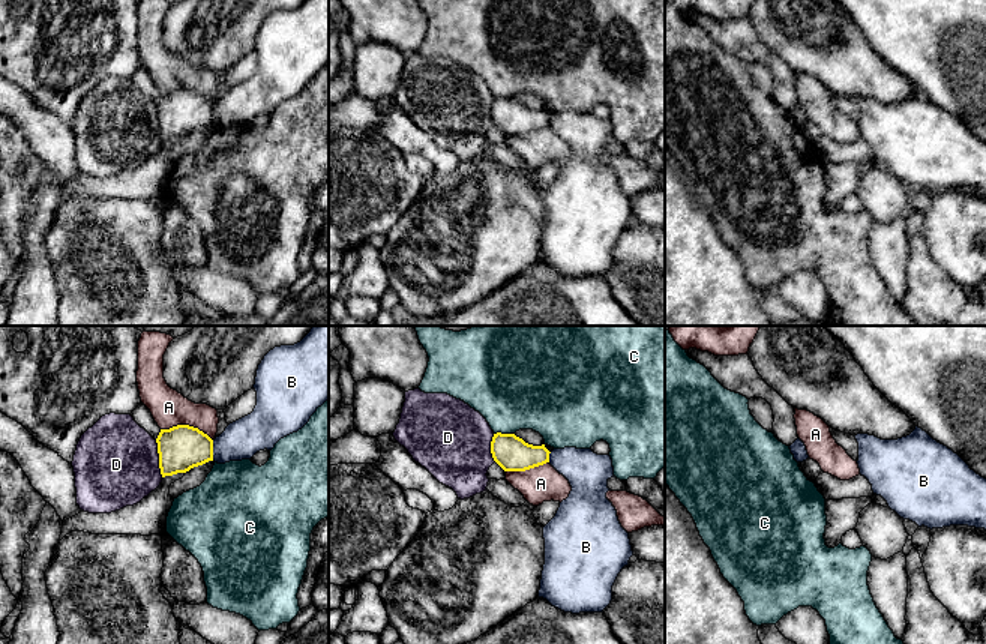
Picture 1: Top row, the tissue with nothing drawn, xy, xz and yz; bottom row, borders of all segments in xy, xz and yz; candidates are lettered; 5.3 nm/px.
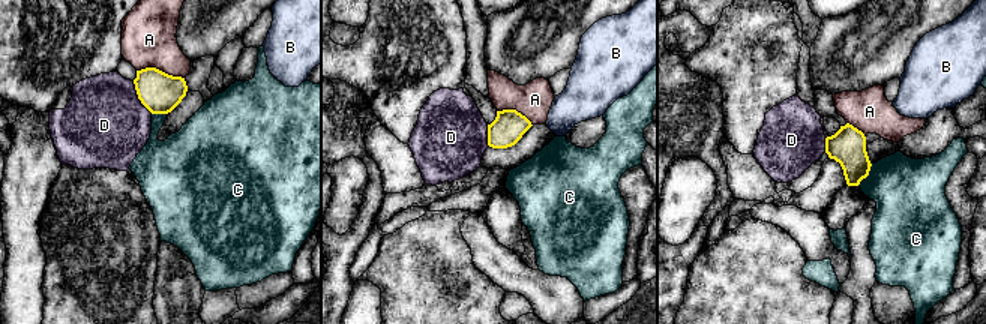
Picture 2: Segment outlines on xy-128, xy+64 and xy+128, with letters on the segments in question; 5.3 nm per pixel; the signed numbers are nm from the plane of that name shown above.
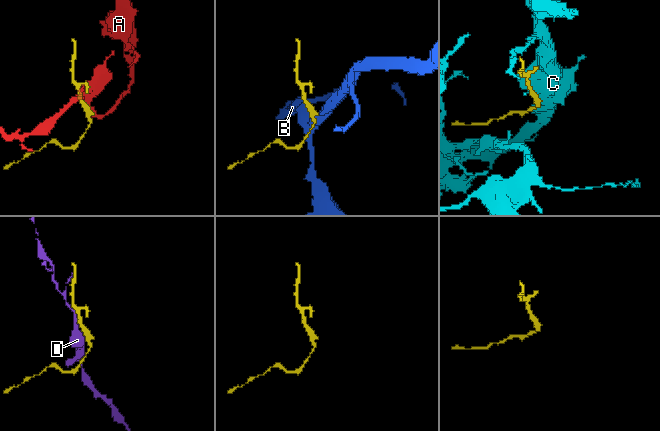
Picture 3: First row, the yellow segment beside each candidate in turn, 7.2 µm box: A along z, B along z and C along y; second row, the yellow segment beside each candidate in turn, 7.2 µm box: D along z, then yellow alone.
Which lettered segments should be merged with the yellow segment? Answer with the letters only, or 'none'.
none

